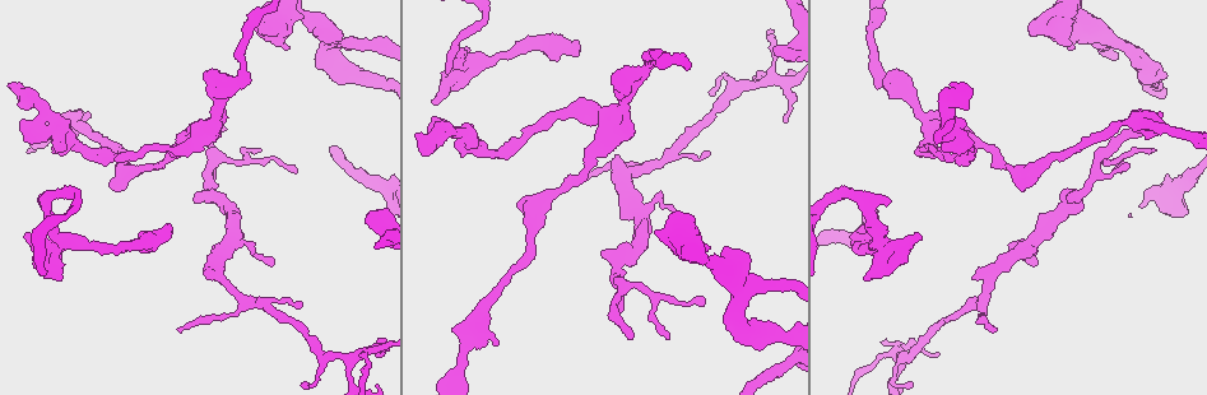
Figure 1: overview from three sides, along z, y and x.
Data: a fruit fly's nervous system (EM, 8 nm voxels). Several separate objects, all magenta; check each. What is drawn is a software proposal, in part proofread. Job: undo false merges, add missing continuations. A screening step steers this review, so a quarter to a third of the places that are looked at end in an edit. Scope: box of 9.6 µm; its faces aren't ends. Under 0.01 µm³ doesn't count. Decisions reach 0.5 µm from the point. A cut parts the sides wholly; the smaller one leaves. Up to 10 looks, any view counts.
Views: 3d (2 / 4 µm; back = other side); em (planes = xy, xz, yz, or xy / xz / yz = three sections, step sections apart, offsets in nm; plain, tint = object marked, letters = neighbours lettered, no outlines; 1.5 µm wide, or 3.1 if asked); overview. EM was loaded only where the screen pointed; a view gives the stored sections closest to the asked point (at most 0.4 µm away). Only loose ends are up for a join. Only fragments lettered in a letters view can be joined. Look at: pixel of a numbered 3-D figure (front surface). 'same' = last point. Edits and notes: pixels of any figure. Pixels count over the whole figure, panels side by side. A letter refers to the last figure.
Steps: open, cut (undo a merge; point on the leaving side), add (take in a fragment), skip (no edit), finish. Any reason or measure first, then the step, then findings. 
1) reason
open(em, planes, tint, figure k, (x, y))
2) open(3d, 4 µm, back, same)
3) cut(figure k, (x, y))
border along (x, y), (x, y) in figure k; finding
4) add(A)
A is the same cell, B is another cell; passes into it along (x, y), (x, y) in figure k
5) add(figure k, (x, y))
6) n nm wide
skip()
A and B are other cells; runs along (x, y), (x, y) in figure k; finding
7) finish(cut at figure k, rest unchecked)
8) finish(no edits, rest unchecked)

free end
open(3d, 4 µm, figure 1, (25, 140))

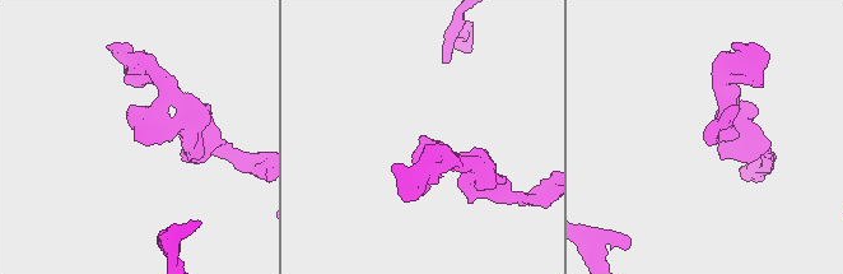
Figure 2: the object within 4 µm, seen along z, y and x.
open(em, yz, step 8, letters, figure 2, (710, 140))

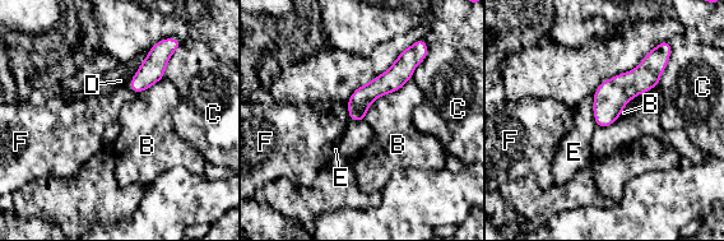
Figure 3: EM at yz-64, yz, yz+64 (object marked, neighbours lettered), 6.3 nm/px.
open(em, planes, letters, same)

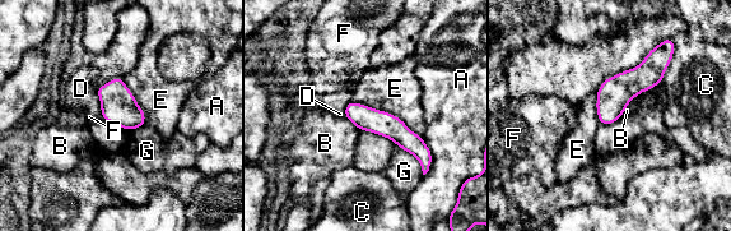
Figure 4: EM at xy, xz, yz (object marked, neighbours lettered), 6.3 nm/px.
E touches over 500 nm
skip()
A, B, C, D, E, F and G are other cells; no lettered fragment goes on from it

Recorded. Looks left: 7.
sharp bend
open(3d, 2 µm, figure 1, (49, 208))

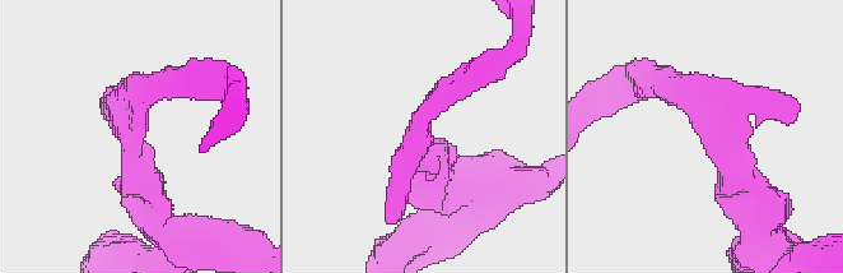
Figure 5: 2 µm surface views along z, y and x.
need the tissue
open(em, planes, letters, figure 5, (717, 120))

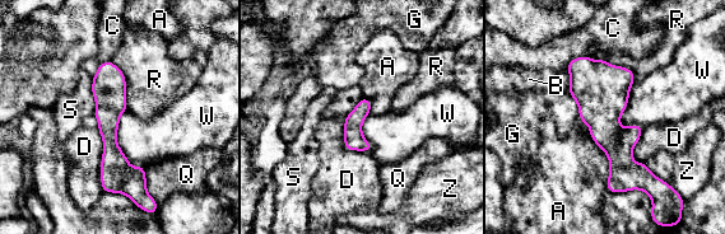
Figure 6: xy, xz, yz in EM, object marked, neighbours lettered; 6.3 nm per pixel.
skip()
A, B, C, D, G, Q, R, S, W and Z are other cells; border along (633, 84), (621, 130) in figure 6; all the same cell

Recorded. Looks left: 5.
open(3d, 4 µm, figure 1, (186, 146))

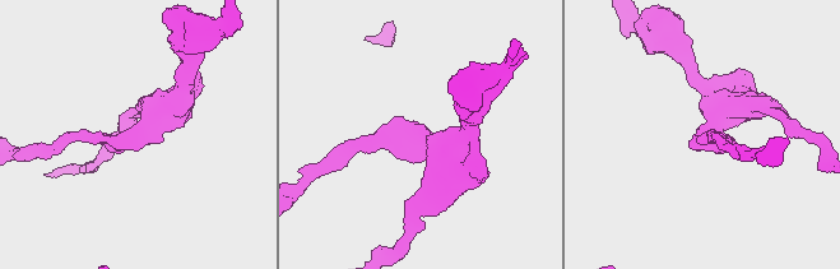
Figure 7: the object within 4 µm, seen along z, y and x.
need the tissue
open(em, xz, step 4, tint, figure 7, (139, 136))

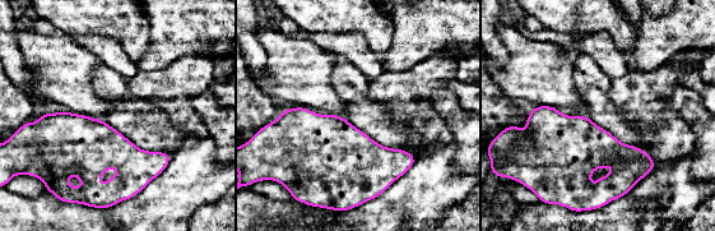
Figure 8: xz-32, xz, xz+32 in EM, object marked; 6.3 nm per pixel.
open(em, xy, step 8, letters, same)

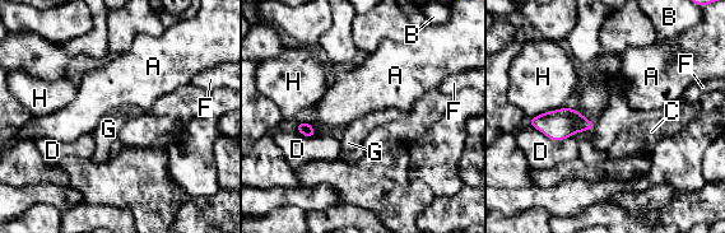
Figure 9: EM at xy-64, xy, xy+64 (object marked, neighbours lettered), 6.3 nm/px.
skip()
A, B, C, D, F, G and H are other cells; border along (565, 106), (538, 113), (534, 117) in figure 9; all the same cell

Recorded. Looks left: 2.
thin end
open(em, yz, step 8, tint, figure 1, (1035, 262))

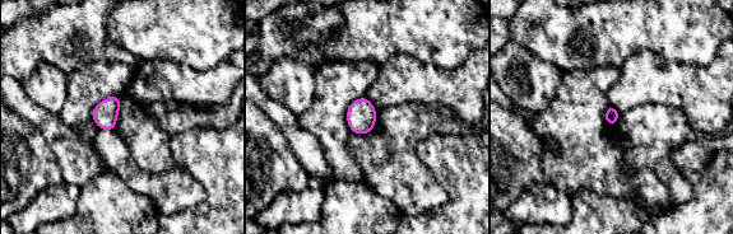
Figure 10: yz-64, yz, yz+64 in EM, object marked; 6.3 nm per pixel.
open(em, planes, letters, same)

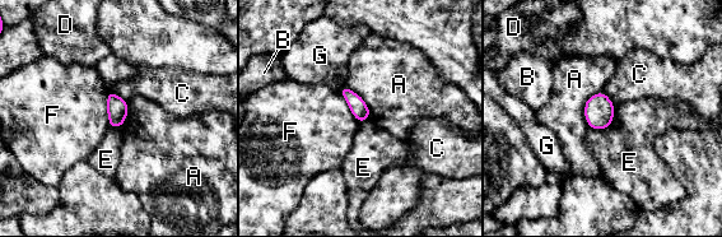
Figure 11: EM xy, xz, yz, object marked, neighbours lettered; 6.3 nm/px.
A touches over 240 nm
skip()
A, B, C, D, E, F and G are other cells; no lettered fragment goes on from it

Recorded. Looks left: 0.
finish(no edits, rest unchecked)

